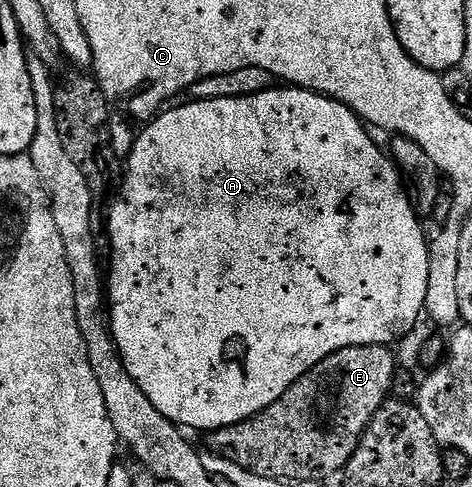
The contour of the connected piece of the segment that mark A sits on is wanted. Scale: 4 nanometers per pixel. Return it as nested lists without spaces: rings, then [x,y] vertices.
[[[286,84],[281,88],[283,90],[271,88],[243,98],[200,100],[199,102],[186,100],[183,106],[175,105],[173,108],[163,109],[157,117],[143,125],[146,127],[143,128],[142,135],[135,140],[134,147],[130,150],[130,163],[126,166],[126,179],[122,182],[122,191],[119,192],[118,199],[115,200],[114,207],[110,210],[110,246],[114,249],[114,259],[110,262],[110,270],[108,266],[110,333],[114,335],[114,342],[118,346],[128,376],[132,376],[132,380],[136,380],[140,392],[144,392],[144,396],[148,396],[148,400],[152,400],[156,412],[160,412],[165,418],[172,420],[175,426],[185,428],[187,431],[203,430],[203,432],[209,432],[219,430],[225,426],[240,424],[244,420],[256,416],[264,408],[276,404],[276,400],[280,400],[280,396],[284,396],[284,392],[288,392],[288,388],[292,388],[292,384],[296,384],[296,380],[303,378],[309,370],[316,368],[316,364],[320,364],[328,356],[353,346],[390,346],[394,344],[397,338],[404,337],[417,324],[418,317],[421,319],[426,309],[428,252],[430,251],[428,234],[422,231],[423,223],[414,210],[411,195],[404,185],[403,175],[394,159],[383,147],[381,150],[374,143],[373,136],[375,137],[375,135],[371,133],[366,123],[361,118],[357,118],[344,104],[340,104],[331,98],[325,98],[314,90],[304,90],[301,86]]]

